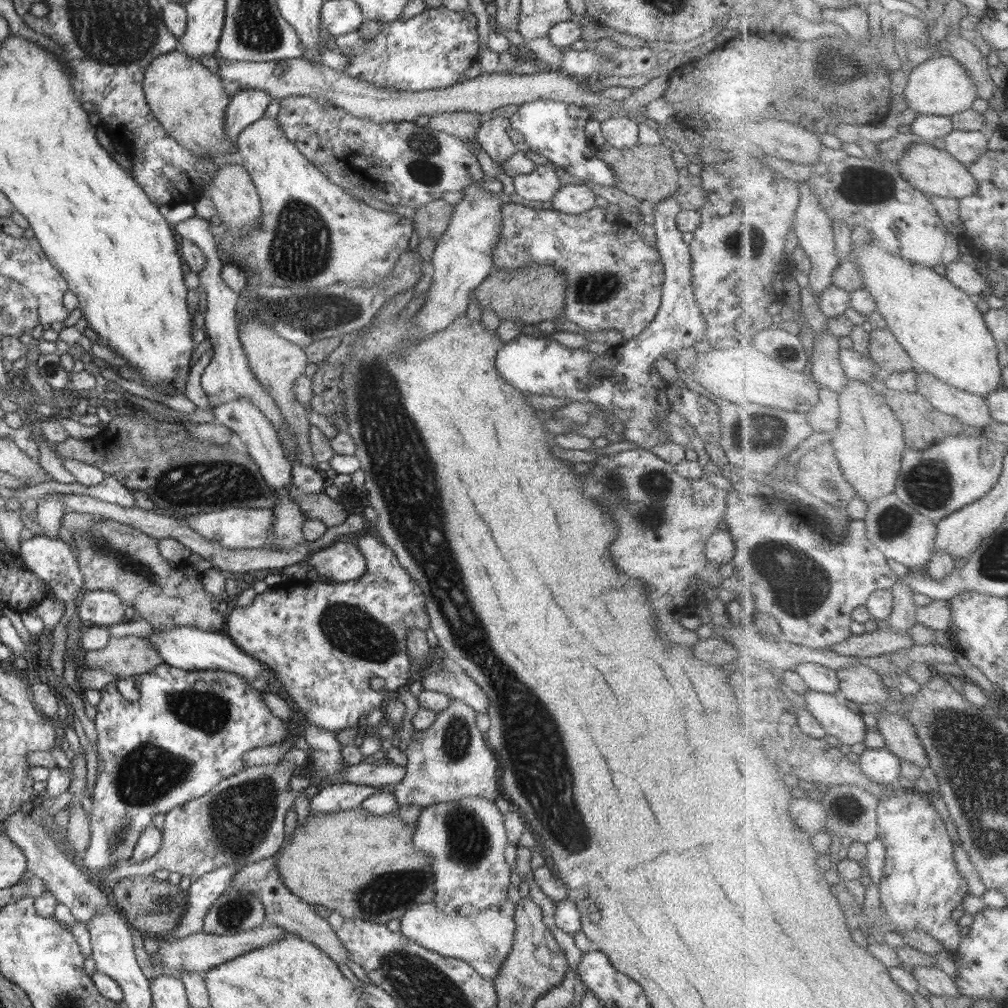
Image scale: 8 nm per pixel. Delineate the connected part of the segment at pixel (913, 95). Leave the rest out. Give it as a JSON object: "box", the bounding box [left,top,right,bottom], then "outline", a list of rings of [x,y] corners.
{"box":[905,52,978,116],"outline":[[[949,52],[922,64],[920,68],[912,69],[910,84],[905,92],[908,107],[919,115],[954,116],[958,112],[970,110],[978,98],[977,82],[974,82],[966,65],[962,65]]]}

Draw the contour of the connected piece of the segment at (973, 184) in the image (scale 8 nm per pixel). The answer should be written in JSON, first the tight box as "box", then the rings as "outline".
{"box":[899,143,981,199],"outline":[[[914,143],[907,148],[906,154],[899,160],[899,170],[908,182],[913,183],[929,196],[963,199],[977,193],[981,183],[973,171],[960,162],[946,148],[938,148],[930,143]]]}

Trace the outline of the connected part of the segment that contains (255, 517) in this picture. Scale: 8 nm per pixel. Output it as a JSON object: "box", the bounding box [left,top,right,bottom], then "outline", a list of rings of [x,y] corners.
{"box":[184,507,275,549],"outline":[[[222,507],[222,510],[192,514],[184,519],[196,534],[200,534],[206,540],[218,542],[224,548],[255,549],[266,547],[272,535],[270,527],[272,527],[275,516],[273,510],[267,508]]]}

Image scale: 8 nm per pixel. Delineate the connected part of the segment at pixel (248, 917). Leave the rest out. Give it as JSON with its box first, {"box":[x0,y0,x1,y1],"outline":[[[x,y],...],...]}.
{"box":[204,887,266,935],"outline":[[[229,887],[204,917],[205,934],[234,935],[264,925],[266,912],[254,894],[242,887]]]}

